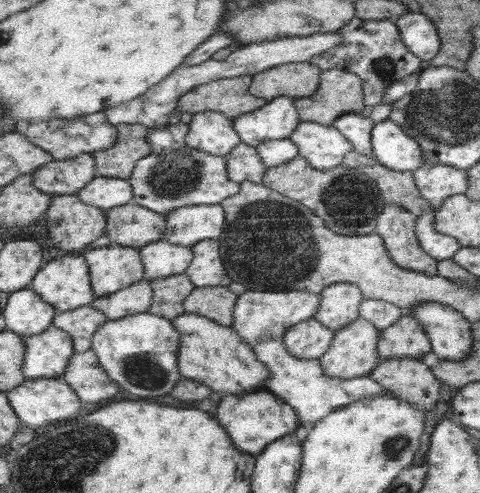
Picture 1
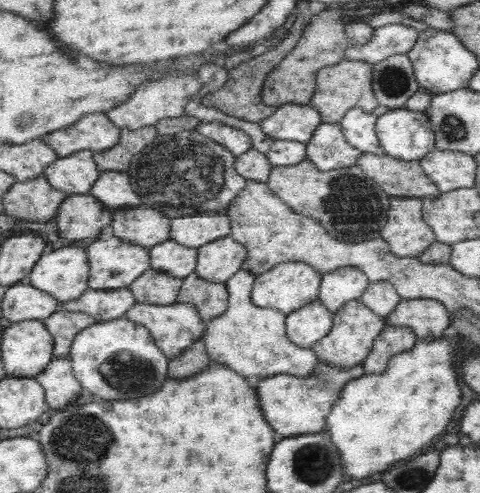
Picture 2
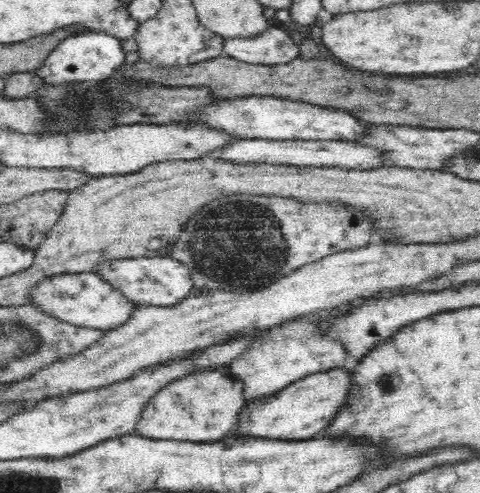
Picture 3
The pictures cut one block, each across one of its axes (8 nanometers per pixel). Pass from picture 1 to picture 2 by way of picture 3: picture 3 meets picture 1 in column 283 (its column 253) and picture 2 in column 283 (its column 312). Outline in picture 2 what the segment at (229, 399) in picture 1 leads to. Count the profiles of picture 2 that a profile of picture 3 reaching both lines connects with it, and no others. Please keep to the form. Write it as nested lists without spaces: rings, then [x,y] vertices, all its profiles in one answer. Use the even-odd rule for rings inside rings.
[[[319,362],[317,374],[311,378],[297,378],[289,374],[275,374],[271,378],[261,378],[257,384],[257,400],[263,418],[271,426],[273,432],[277,432],[281,438],[289,436],[299,436],[299,434],[319,434],[325,430],[327,414],[331,412],[335,400],[341,394],[341,388],[355,380],[361,378],[365,370],[361,366],[353,366],[349,370],[337,368],[337,366],[327,366]]]

